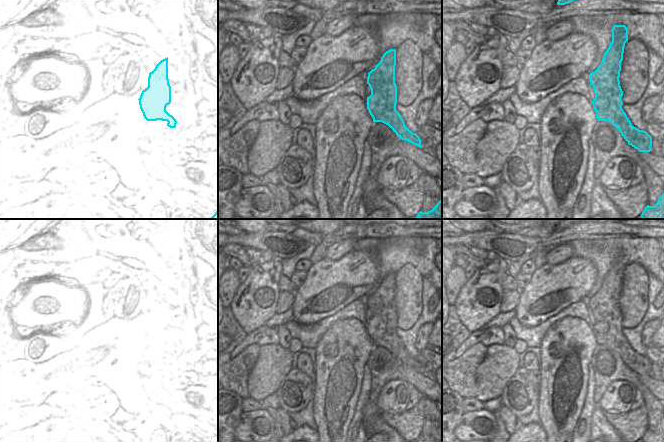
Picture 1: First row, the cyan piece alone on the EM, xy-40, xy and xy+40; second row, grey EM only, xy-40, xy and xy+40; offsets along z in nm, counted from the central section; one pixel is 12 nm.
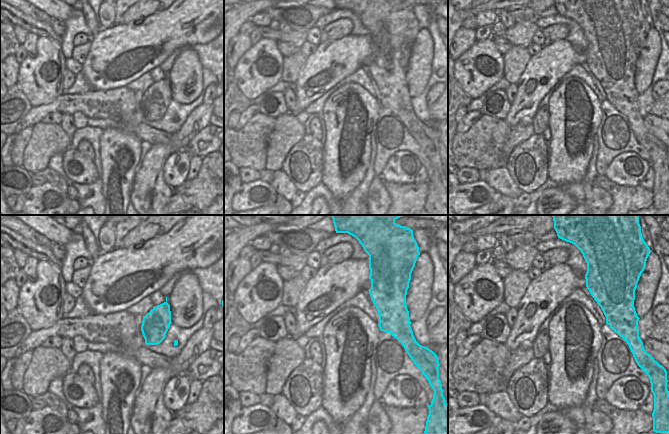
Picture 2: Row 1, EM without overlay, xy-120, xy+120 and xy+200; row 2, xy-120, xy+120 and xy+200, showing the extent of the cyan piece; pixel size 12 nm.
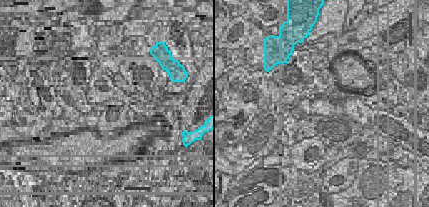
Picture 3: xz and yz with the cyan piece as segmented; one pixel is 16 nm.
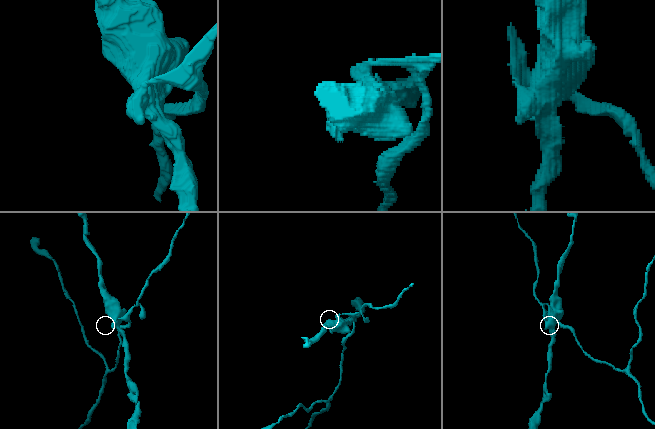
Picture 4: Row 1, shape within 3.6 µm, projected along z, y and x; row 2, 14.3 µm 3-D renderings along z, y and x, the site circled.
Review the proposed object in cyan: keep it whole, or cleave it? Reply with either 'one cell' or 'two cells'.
two cells

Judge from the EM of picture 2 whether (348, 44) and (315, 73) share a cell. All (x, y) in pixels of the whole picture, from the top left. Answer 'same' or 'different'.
same

